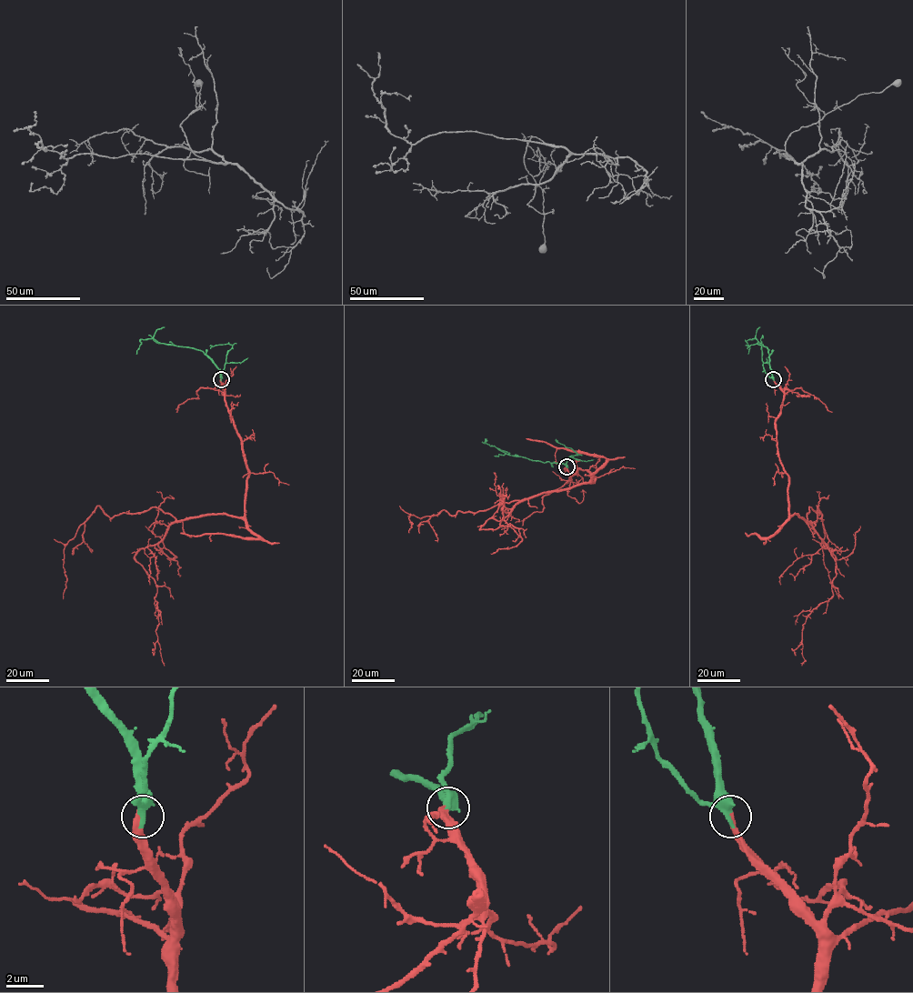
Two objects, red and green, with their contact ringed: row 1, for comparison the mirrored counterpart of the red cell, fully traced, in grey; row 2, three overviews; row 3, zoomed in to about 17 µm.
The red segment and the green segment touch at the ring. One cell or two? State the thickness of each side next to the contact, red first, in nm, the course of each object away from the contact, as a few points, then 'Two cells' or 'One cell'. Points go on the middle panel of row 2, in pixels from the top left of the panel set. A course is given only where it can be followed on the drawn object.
Thickness 360 nm (red) against 360 nm. Course of red: (566, 466), (570, 477), (586, 469), (594, 481), (476, 512), (410, 516), (408, 532). Course of green: (566, 466), (561, 463), (506, 454), (489, 446), (486, 439), (482, 442). One cell

